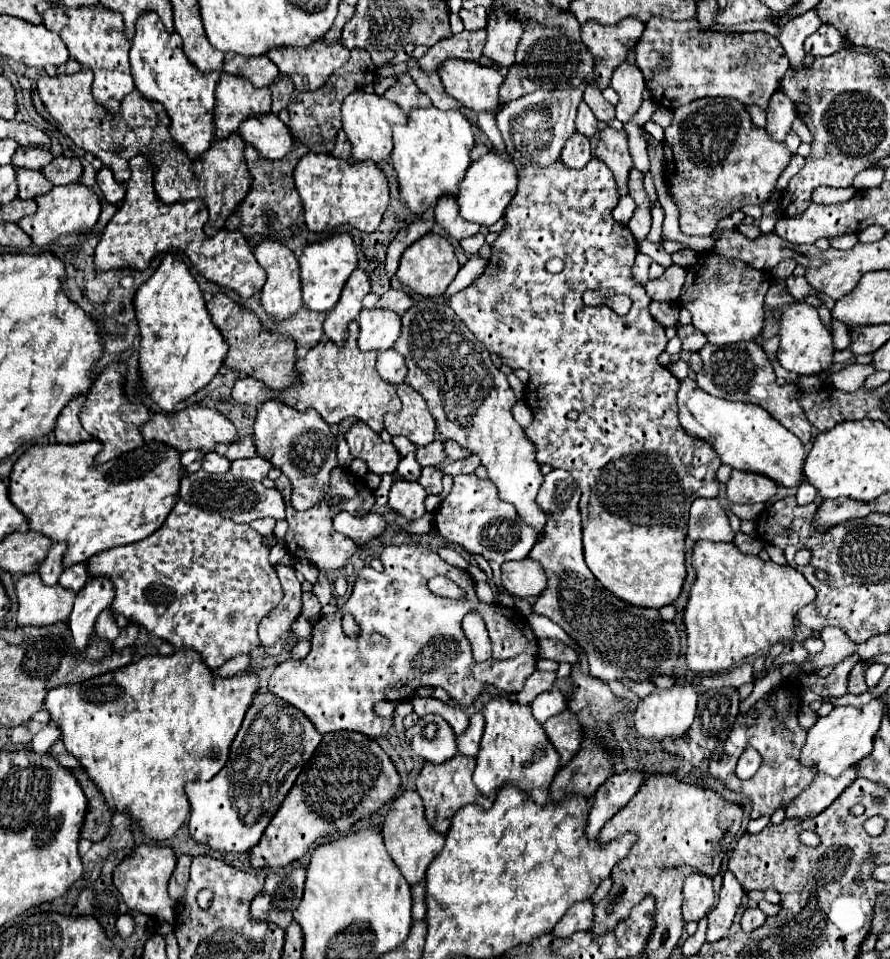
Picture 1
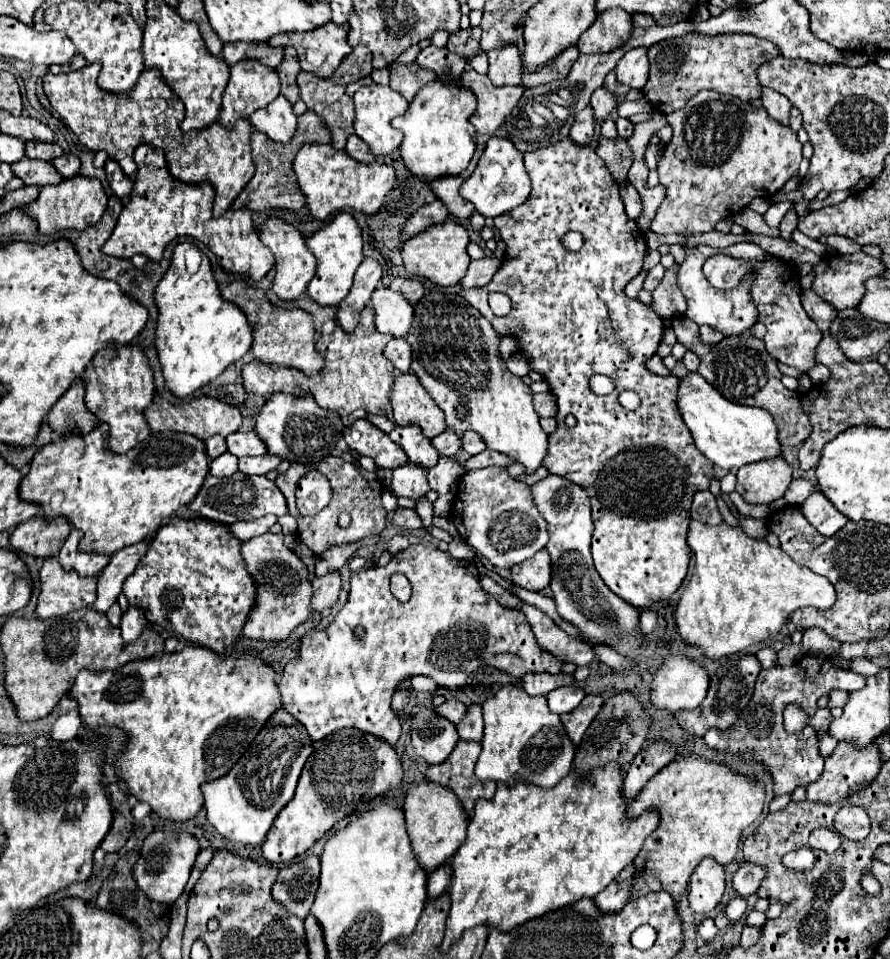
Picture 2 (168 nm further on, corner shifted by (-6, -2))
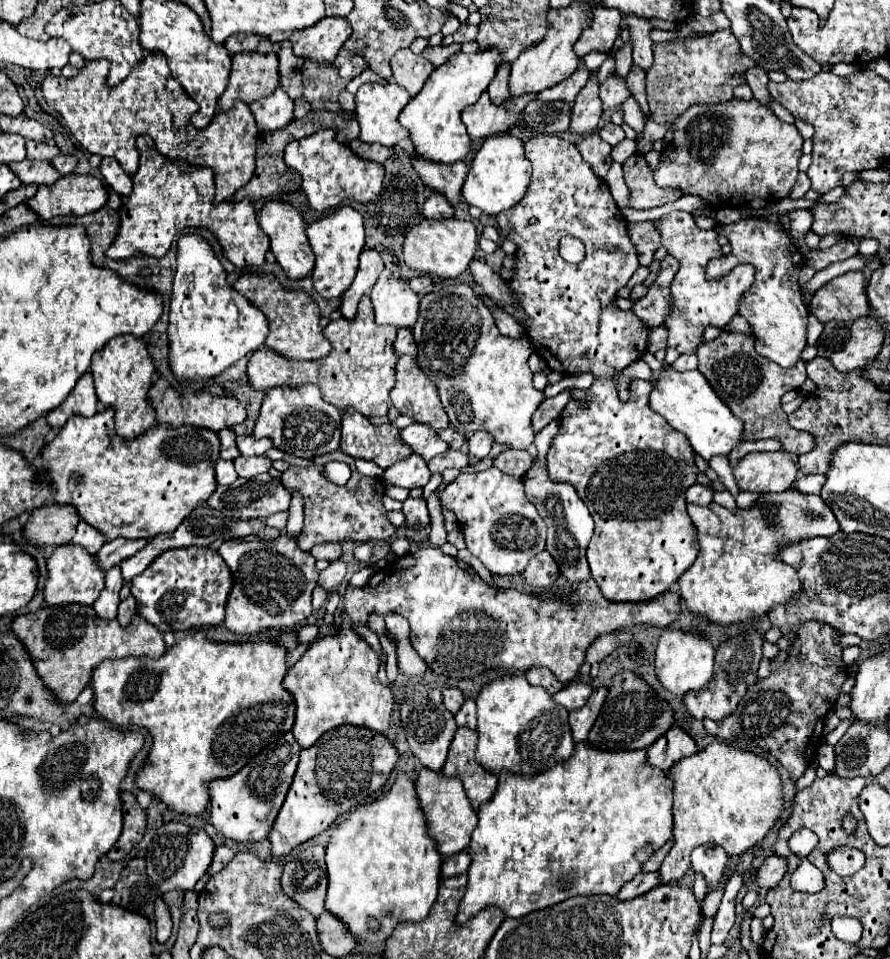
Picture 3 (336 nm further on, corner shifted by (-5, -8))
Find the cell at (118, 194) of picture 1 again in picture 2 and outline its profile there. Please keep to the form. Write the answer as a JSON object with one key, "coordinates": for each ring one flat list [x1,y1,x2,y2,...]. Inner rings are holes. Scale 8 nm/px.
{"coordinates":[[107,159,107,163,105,163,105,173,107,173,107,181,109,181,111,189,115,191,115,195,121,197,121,199,127,199,127,197,131,195,131,189,133,189,131,177,127,177,127,175,123,173,123,169,119,167,119,163,113,161,113,159]]}

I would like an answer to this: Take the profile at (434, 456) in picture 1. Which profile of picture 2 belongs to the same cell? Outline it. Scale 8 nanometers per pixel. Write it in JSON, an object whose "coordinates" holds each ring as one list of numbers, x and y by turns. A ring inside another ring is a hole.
{"coordinates":[[447,429,447,431,443,431,441,435,433,437,433,445,435,445,435,449,439,451,439,455,451,457,451,455,455,455,455,453,461,449,461,437,459,437,455,431]]}

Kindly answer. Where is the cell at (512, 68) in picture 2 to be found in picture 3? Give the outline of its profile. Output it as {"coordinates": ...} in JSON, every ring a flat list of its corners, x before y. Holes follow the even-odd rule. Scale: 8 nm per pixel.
{"coordinates":[[504,63,504,65,498,67,494,79,488,85,488,95,490,95,490,101,492,103,502,103,510,95,508,77,510,77,510,63]]}

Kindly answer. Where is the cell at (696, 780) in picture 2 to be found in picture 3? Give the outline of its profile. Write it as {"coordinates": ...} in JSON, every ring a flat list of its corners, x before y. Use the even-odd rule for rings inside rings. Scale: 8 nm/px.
{"coordinates":[[710,743,668,769,674,783,674,845,662,861,660,885,678,883,690,869,690,855,700,845,718,845,730,857,754,847,782,813,782,783,778,771,760,755]]}

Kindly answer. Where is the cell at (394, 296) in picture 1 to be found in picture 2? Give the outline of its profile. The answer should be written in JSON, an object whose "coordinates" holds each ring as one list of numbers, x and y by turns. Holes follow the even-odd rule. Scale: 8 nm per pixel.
{"coordinates":[[407,279,403,283,403,287,401,287,401,293,411,303,417,303,423,297,423,291,425,291,425,287,423,287,423,283,419,279]]}

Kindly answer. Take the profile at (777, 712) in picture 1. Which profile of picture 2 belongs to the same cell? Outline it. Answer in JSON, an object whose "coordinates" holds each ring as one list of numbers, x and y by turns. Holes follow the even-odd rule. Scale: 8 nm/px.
{"coordinates":[[805,655,805,665,795,663,789,667,777,665,773,669,763,669,757,679,753,697,745,705,743,713,739,713,737,723,725,731,713,727,703,735,703,739,711,749,717,749,721,753,729,751,731,755,739,755,741,759,757,759,765,763,775,781,775,797,783,793,793,793,797,787,807,787,811,781,821,777,825,759,819,755,819,741,813,727,805,727,801,733,795,735,789,735,783,729,783,709,789,703,797,703,807,715,815,715,817,701,819,697,823,697,823,693,829,693,833,689,861,689,863,683,863,675,835,669,827,655]]}

